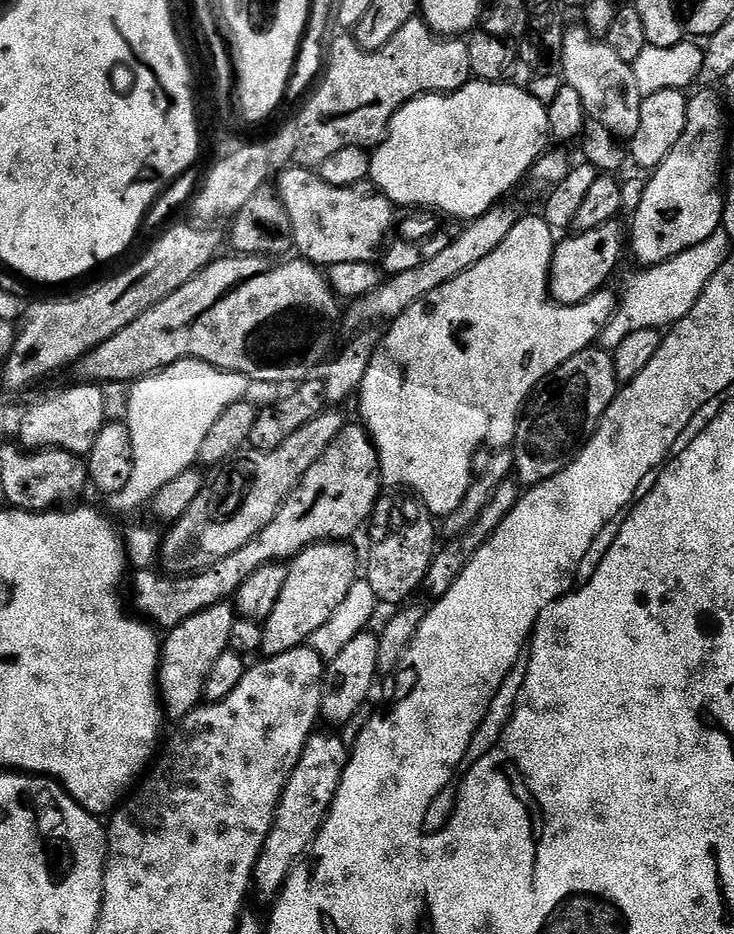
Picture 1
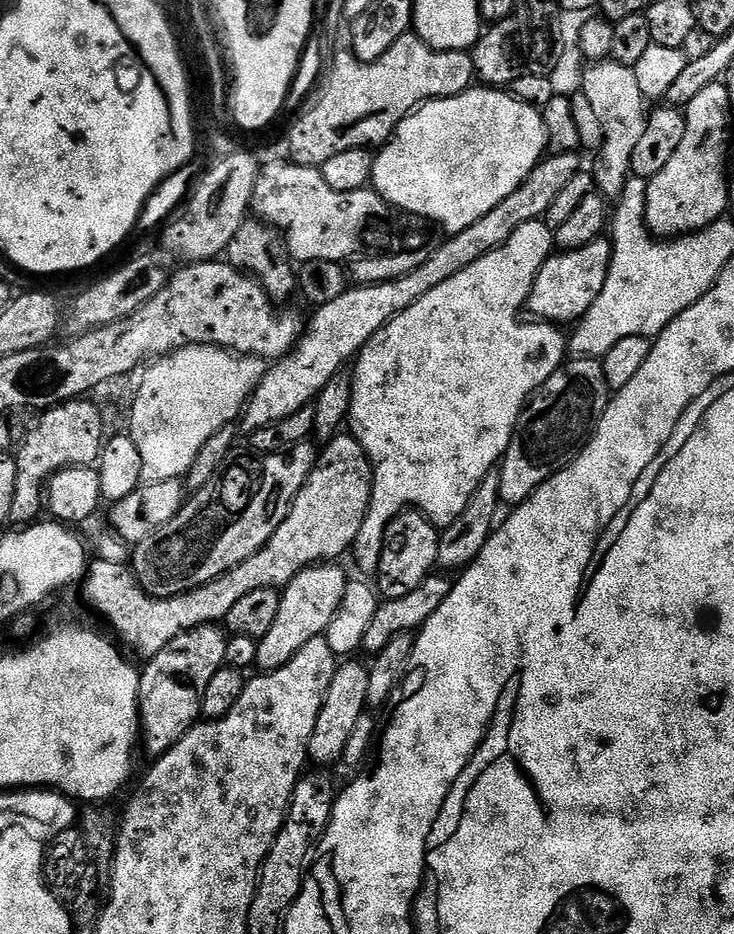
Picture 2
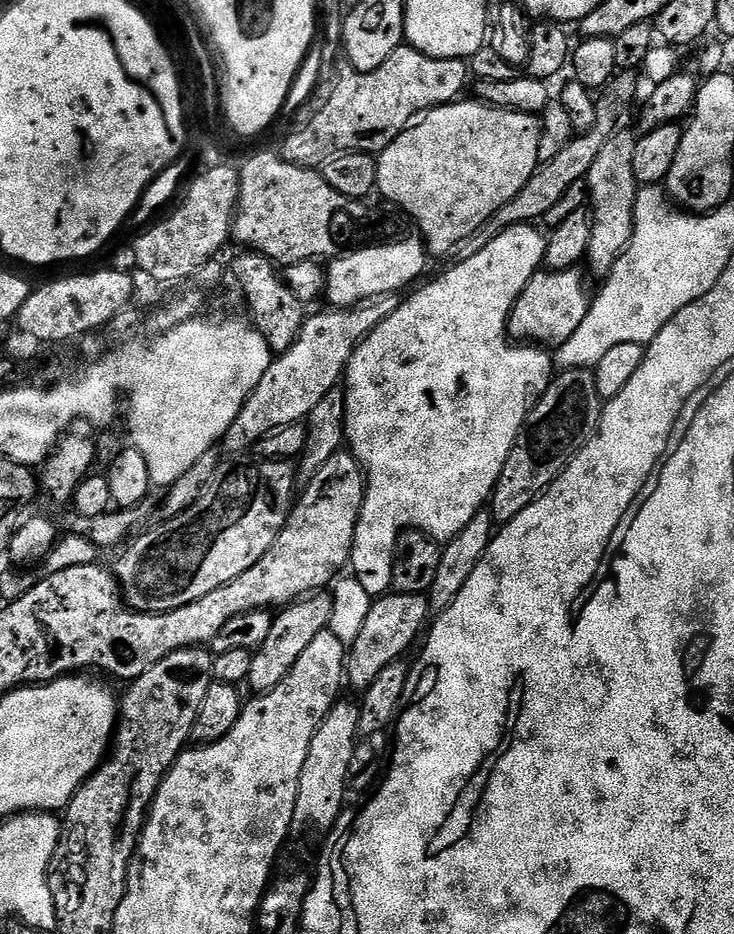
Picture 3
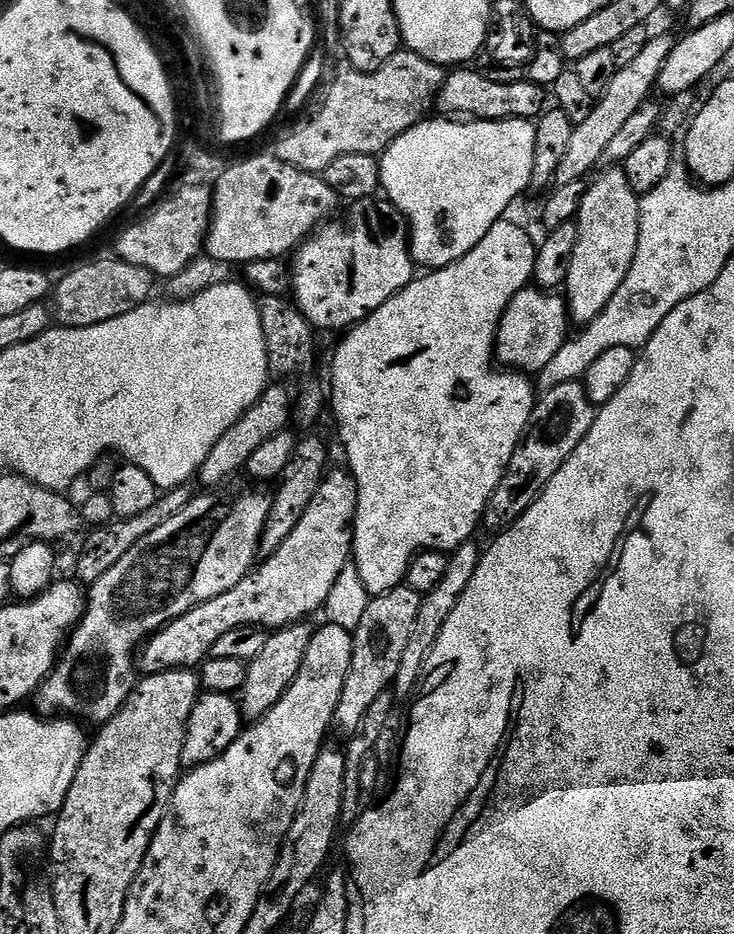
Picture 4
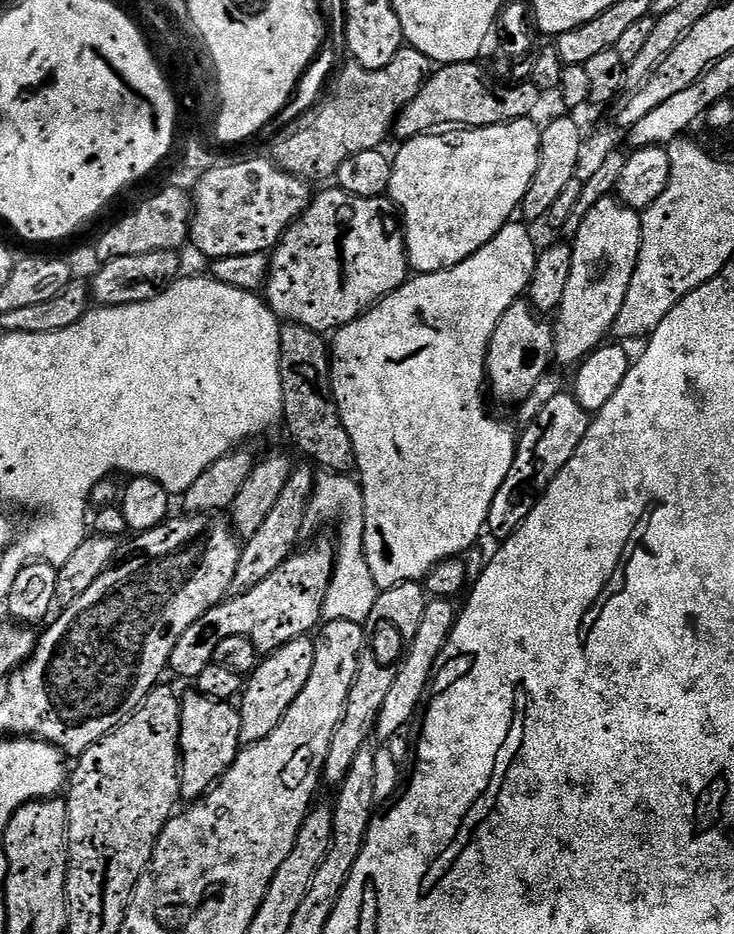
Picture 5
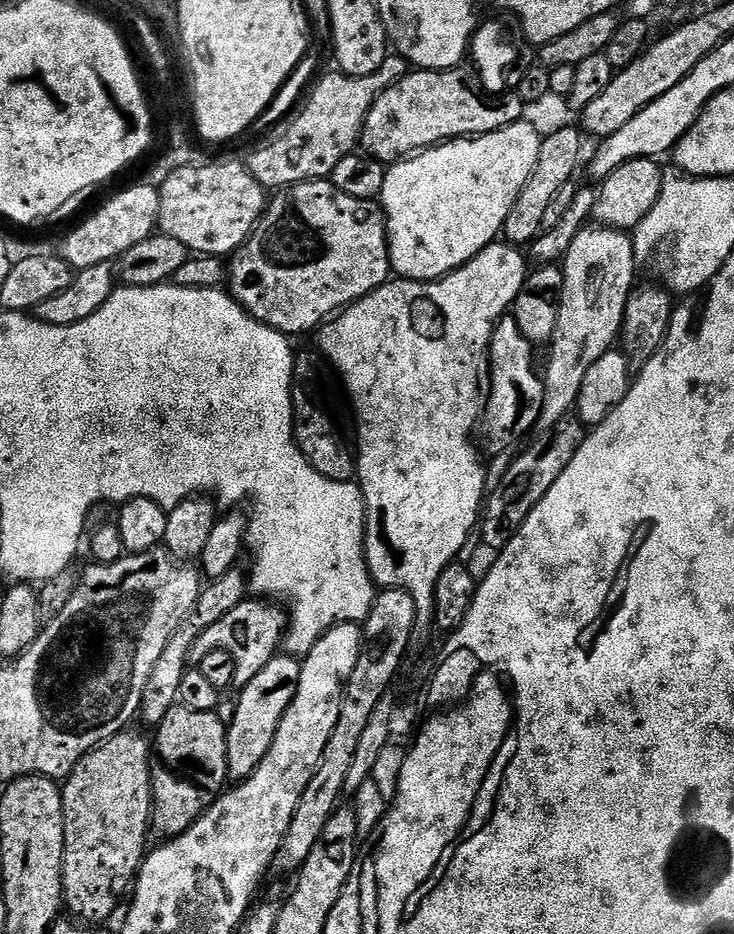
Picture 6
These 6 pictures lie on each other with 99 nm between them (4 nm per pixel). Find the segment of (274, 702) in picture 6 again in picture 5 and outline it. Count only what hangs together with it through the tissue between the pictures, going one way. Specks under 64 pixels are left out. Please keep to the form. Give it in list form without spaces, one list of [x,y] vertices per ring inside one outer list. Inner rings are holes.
[[[311,635],[299,636],[294,638],[294,642],[286,642],[286,646],[267,653],[257,663],[256,669],[247,677],[246,683],[242,688],[242,695],[238,700],[238,707],[240,709],[240,739],[245,745],[257,744],[260,740],[264,740],[275,730],[278,722],[282,722],[286,710],[296,701],[298,694],[302,694],[302,686],[306,686],[306,682],[310,678],[310,670],[314,668],[315,653],[316,646],[313,637]]]

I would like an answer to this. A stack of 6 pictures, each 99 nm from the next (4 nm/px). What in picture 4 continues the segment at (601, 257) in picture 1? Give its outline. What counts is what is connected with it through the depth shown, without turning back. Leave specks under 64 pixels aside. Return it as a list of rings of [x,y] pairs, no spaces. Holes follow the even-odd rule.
[[[526,287],[514,294],[496,327],[495,363],[514,372],[539,374],[554,359],[554,354],[562,350],[564,341],[569,339],[568,328],[570,317],[563,295]]]

